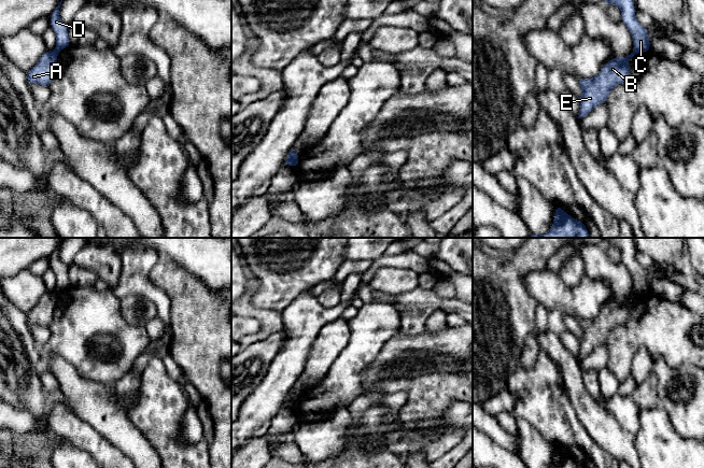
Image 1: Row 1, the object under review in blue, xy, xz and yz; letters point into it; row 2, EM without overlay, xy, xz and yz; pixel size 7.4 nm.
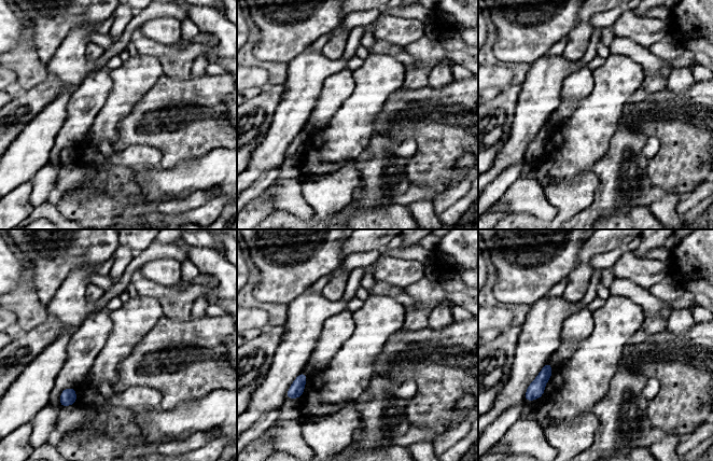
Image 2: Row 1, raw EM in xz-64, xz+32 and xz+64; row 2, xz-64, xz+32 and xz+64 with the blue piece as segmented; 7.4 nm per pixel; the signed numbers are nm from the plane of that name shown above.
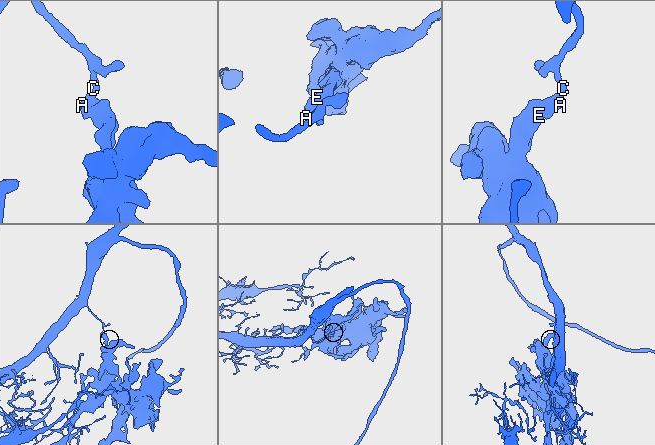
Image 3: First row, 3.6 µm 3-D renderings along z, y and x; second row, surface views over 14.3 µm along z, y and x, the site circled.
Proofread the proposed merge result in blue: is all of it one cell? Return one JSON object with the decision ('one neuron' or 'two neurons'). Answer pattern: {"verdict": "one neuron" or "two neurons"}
{"verdict": "two neurons"}

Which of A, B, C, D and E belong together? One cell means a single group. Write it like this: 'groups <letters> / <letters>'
groups A B E / C D

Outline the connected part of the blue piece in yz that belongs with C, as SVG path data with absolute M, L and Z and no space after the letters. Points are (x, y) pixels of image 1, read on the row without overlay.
M605 238L605 246L615 245L620 249L622 264L628 268L633 278L634 295L650 292L648 270L644 269L636 260L633 238Z

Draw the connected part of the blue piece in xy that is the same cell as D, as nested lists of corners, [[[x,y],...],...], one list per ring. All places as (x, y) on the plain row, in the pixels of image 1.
[[[62,238],[58,247],[50,256],[51,269],[56,275],[56,290],[58,295],[61,290],[70,287],[70,281],[68,278],[68,266],[59,259],[59,250],[65,238]]]

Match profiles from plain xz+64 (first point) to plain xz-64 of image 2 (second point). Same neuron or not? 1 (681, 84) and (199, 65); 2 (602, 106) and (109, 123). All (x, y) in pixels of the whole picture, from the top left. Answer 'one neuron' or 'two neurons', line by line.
1: one neuron
2: one neuron

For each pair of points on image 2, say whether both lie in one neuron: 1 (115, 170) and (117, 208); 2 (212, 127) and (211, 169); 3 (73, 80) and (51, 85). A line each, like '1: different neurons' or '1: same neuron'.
1: same neuron
2: different neurons
3: different neurons

